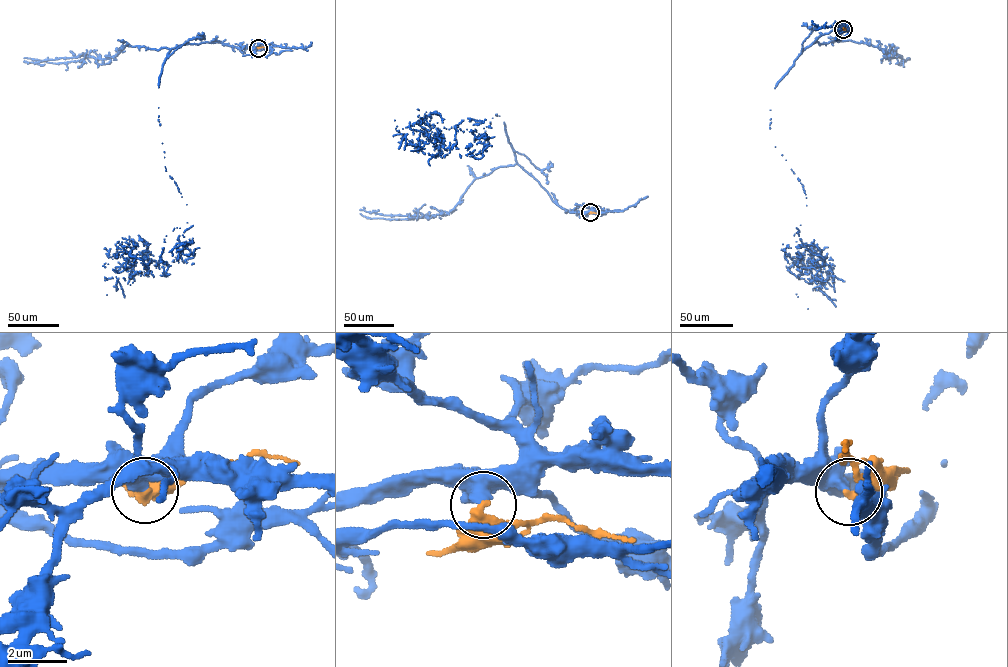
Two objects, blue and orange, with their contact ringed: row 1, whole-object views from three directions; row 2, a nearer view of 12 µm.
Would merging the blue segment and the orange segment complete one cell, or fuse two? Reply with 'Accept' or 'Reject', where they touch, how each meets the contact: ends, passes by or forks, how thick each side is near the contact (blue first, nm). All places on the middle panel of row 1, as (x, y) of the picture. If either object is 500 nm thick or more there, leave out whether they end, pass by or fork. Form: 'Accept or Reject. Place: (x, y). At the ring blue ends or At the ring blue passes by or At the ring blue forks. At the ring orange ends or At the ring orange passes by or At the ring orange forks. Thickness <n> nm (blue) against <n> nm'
Reject. Place: (590, 212). Thickness 440 nm (blue) against 500 nm

